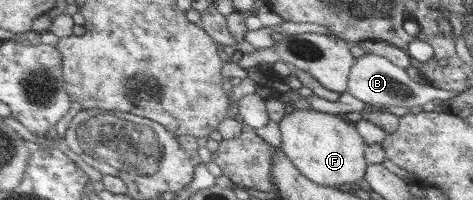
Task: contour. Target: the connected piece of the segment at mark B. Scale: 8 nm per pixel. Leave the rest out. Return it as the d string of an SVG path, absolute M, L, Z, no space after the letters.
M366 54L363 57L357 57L350 71L346 93L359 101L363 101L363 103L374 105L374 107L379 105L384 108L427 108L431 107L431 103L435 99L443 102L447 100L451 101L451 99L456 97L455 93L433 88L430 84L419 85L419 83L409 78L406 69L401 69L401 67L395 66L385 57L379 57L377 55Z

